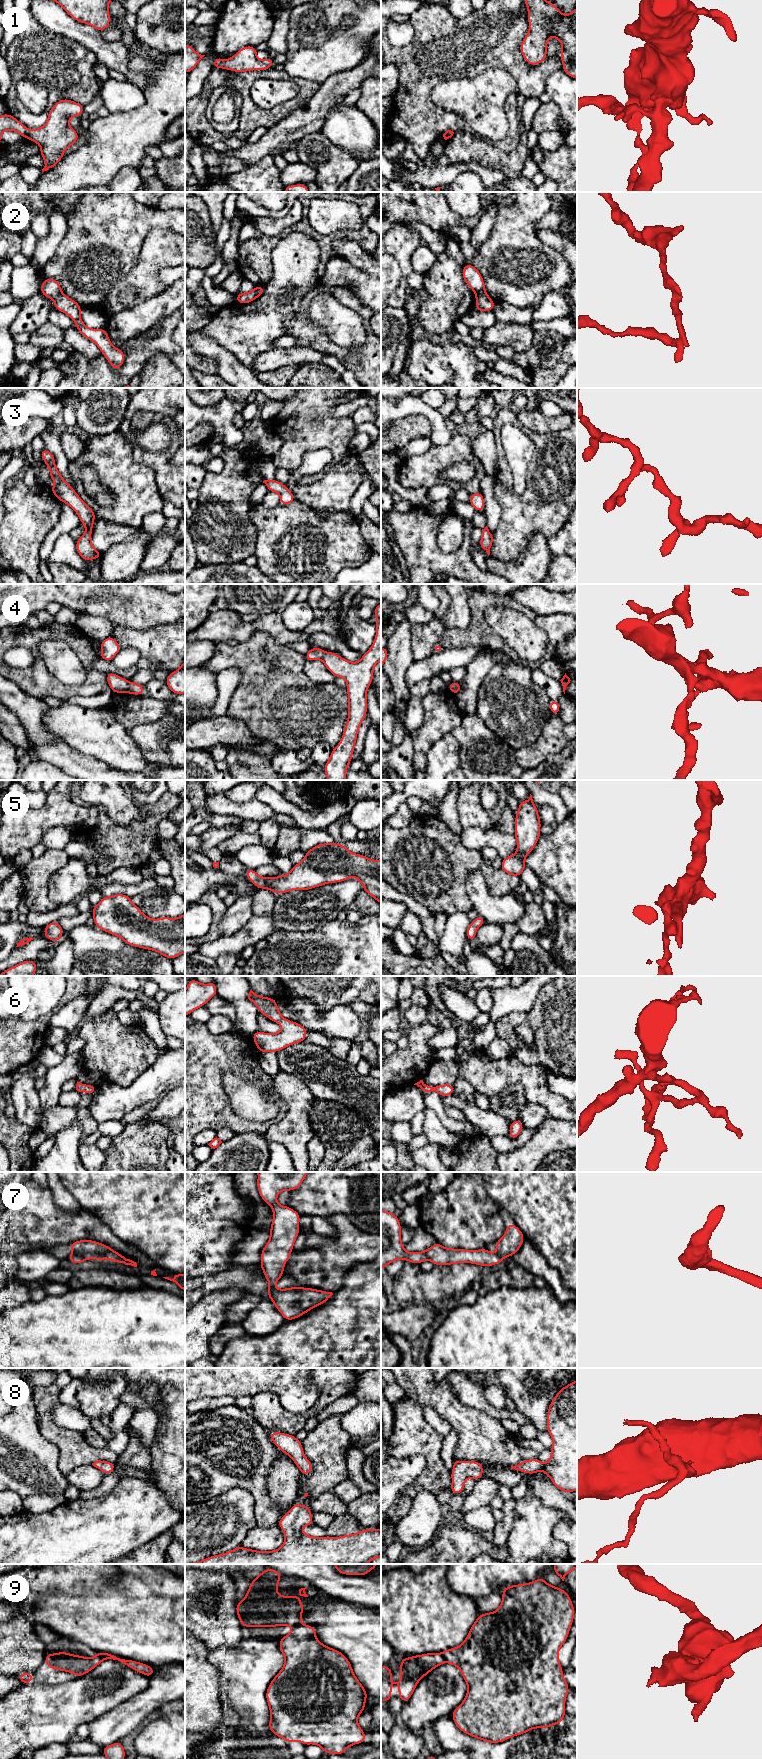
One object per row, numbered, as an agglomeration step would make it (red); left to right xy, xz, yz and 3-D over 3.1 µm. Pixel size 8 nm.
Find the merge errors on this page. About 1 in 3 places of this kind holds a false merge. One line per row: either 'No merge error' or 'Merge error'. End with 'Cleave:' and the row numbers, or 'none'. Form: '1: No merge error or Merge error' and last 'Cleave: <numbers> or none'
1: No merge error
2: Merge error
3: No merge error
4: Merge error
5: No merge error
6: No merge error
7: Merge error
8: No merge error
9: Merge error
Cleave: 2, 4, 7, 9

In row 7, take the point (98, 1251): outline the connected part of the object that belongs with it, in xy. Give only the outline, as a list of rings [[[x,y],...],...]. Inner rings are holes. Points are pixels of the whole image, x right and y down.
[[[79,1240],[70,1243],[72,1254],[81,1255],[85,1260],[92,1257],[95,1260],[109,1259],[116,1263],[137,1267],[137,1263],[125,1258],[122,1254],[114,1251],[105,1244],[93,1240]]]

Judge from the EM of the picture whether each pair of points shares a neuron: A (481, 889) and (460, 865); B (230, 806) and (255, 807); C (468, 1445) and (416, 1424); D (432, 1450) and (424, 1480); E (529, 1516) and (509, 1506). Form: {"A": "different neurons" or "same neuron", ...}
{"A": "different neurons", "B": "same neuron", "C": "different neurons", "D": "same neuron", "E": "different neurons"}

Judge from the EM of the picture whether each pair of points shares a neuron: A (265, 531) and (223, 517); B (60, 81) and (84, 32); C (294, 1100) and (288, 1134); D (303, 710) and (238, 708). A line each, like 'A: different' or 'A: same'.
A: different
B: different
C: same
D: same

